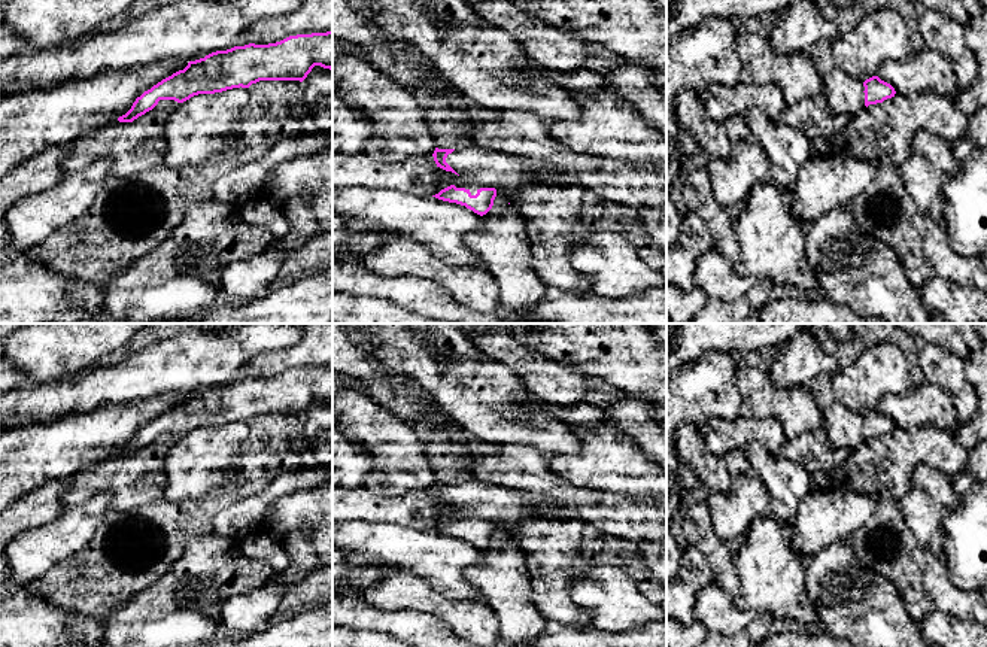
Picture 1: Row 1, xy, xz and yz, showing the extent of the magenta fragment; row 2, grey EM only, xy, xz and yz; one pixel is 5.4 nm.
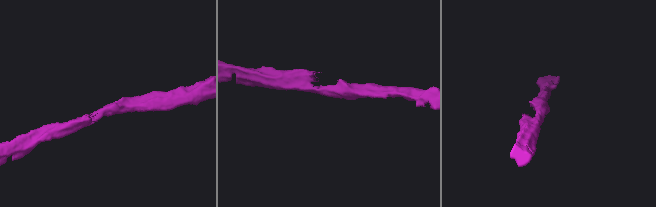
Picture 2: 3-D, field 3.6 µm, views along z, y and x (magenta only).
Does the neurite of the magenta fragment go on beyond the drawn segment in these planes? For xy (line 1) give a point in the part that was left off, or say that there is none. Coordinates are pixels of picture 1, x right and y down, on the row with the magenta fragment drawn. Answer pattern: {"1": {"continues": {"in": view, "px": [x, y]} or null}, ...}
{"1": {"continues": null}}

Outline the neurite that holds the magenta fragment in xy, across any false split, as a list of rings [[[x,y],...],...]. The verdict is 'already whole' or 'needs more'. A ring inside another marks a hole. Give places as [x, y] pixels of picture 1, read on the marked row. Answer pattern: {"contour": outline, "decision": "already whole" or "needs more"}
{"contour": [[[332,31],[297,34],[276,43],[249,43],[216,51],[189,61],[183,70],[145,91],[118,121],[133,122],[152,110],[160,100],[183,103],[198,94],[249,88],[259,81],[303,82],[315,66],[332,70]]], "decision": "already whole"}

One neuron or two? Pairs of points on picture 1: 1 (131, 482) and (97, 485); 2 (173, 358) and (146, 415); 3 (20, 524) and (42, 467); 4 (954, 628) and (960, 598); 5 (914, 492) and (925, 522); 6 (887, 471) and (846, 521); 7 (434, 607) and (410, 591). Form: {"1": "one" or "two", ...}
{"1": "one", "2": "two", "3": "two", "4": "two", "5": "one", "6": "two", "7": "one"}

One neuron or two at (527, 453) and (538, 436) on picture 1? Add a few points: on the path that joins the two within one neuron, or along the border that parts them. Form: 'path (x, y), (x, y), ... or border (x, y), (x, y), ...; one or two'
border (503, 446), (528, 444), (546, 455); two

